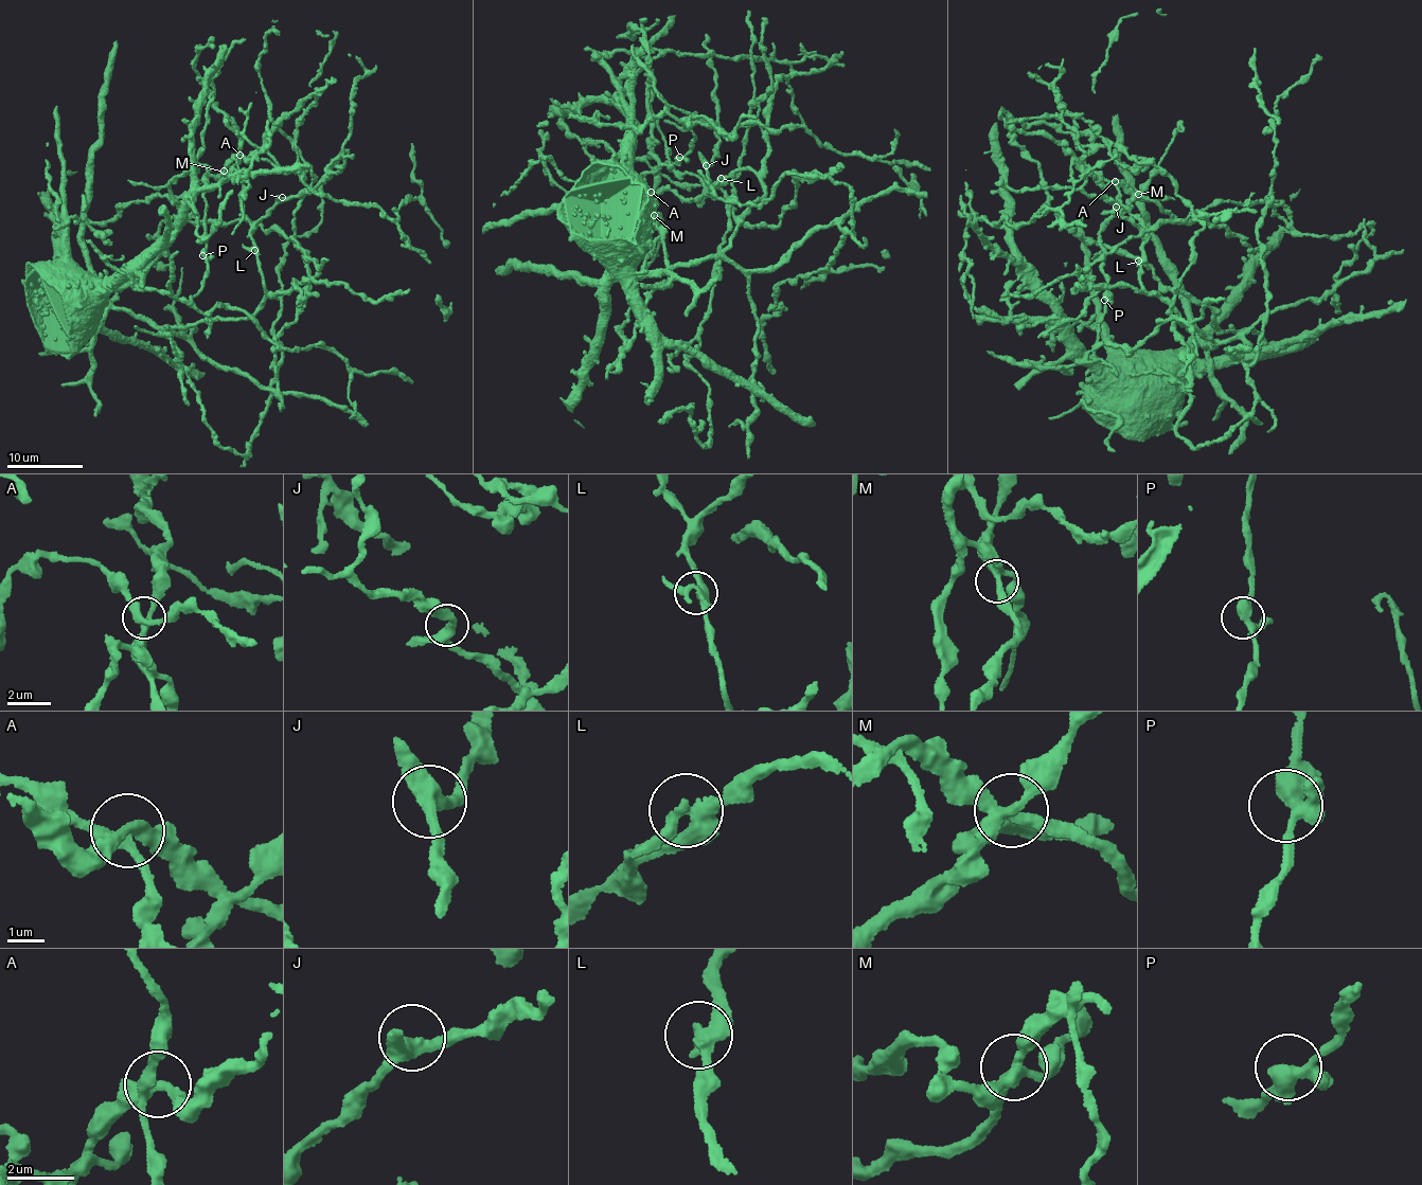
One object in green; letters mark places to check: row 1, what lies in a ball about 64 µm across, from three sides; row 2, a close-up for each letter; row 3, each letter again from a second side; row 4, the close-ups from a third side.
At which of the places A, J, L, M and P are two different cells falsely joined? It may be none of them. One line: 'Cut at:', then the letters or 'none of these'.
Cut at: none of these

